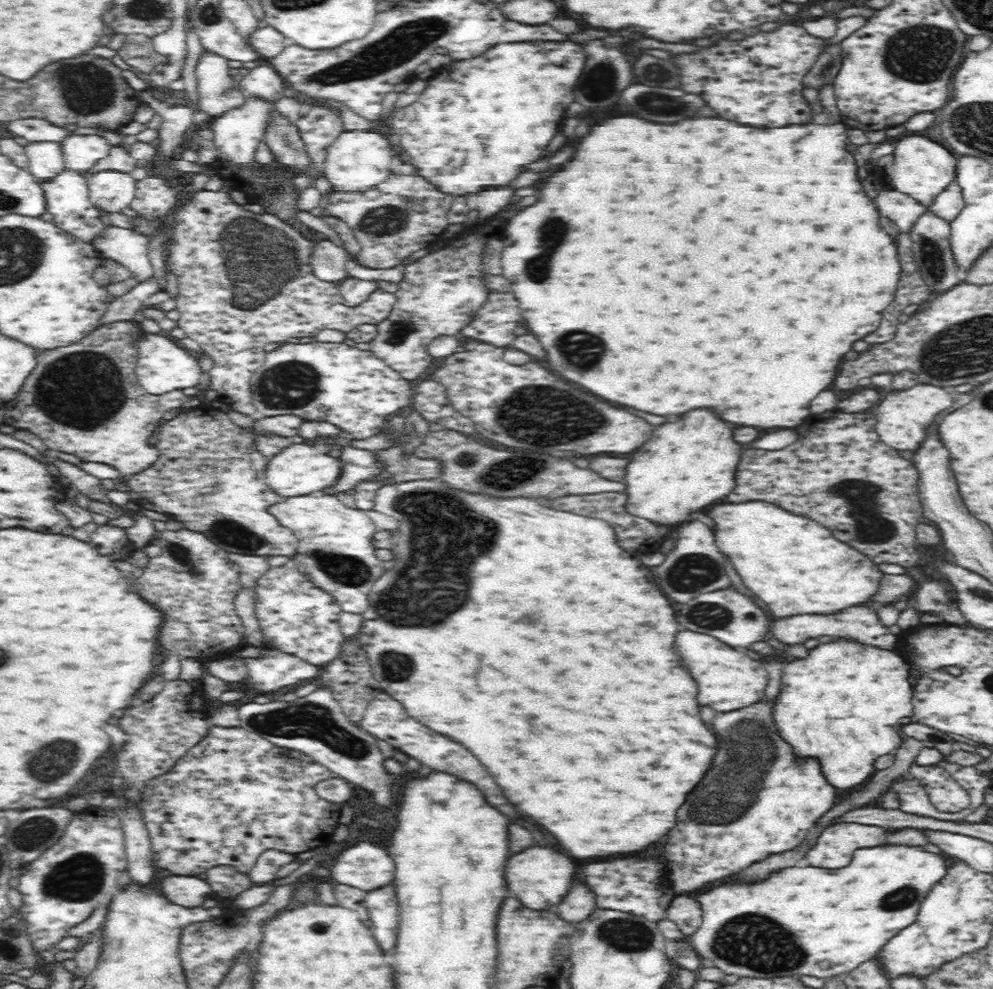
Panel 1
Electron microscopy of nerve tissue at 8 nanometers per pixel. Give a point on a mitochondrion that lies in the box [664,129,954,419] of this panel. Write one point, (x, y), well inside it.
(933, 262)

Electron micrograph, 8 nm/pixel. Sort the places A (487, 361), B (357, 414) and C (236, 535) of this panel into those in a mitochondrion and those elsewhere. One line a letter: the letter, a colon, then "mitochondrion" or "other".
A: other
B: other
C: mitochondrion

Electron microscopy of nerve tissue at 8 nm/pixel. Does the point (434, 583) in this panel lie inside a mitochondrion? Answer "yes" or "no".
yes

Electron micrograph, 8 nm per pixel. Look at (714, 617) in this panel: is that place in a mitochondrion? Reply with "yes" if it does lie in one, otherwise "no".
yes

